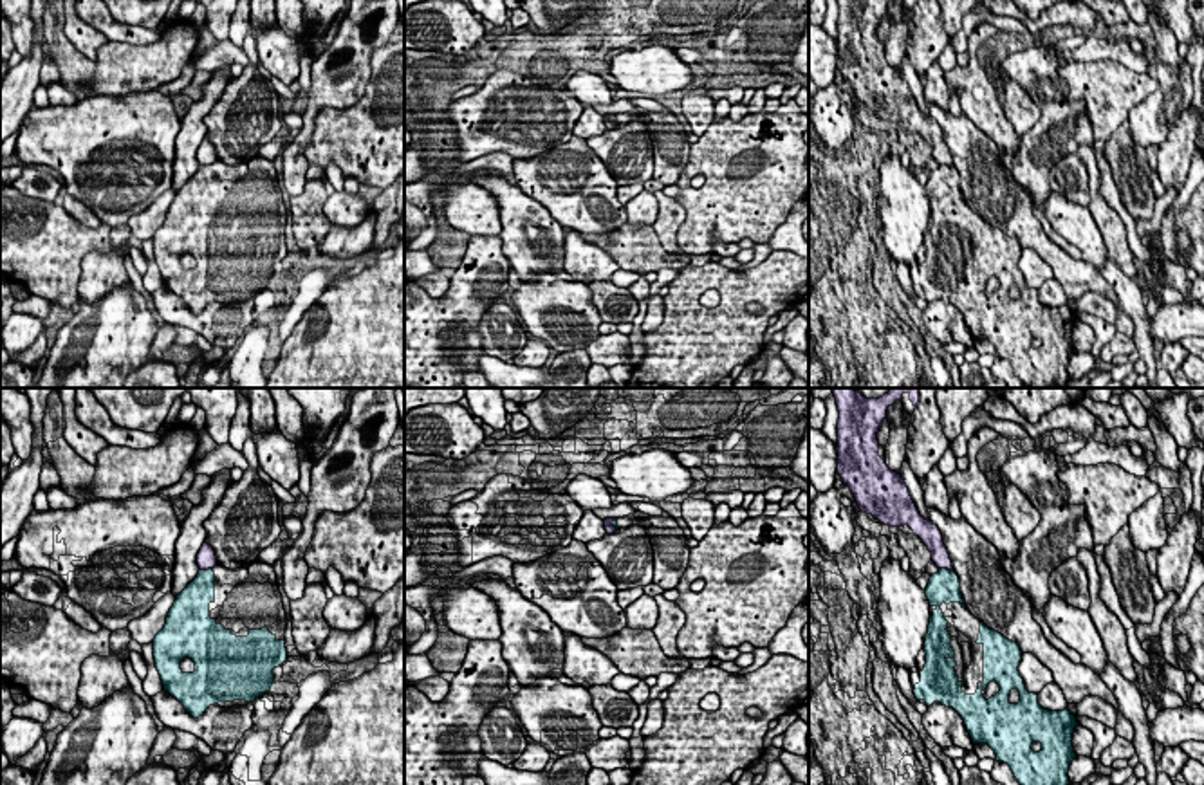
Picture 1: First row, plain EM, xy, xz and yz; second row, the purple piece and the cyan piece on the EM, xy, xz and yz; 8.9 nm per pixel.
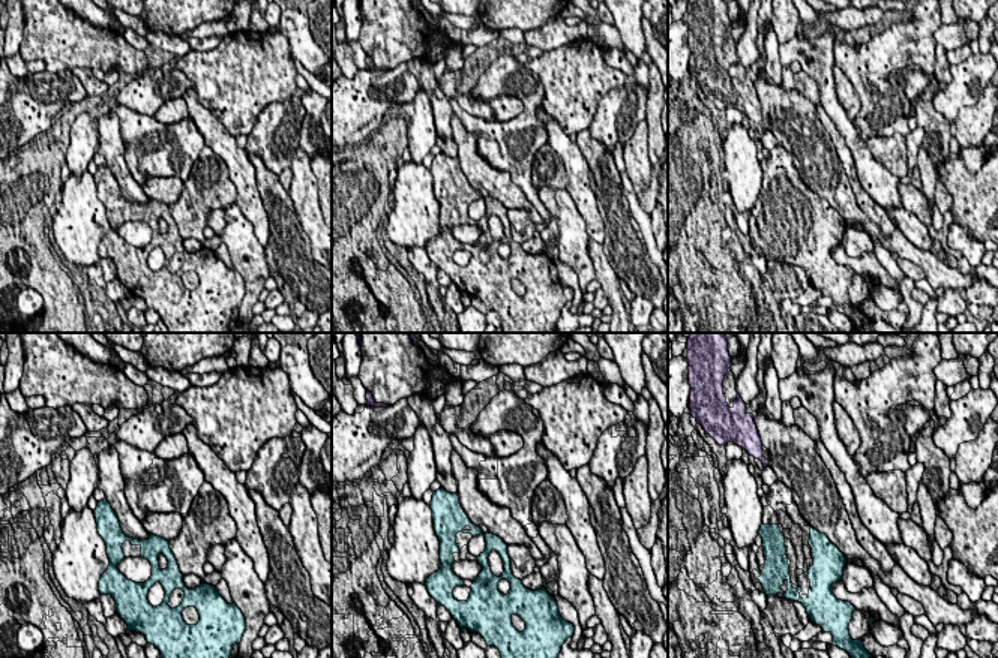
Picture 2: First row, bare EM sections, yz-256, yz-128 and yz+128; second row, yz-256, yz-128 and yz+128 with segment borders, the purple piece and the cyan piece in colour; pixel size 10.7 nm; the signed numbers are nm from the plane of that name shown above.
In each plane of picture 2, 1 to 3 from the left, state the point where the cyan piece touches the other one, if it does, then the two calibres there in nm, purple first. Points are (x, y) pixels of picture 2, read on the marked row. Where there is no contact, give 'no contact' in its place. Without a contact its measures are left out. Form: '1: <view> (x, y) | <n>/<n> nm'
1: no contact
2: no contact
3: no contact

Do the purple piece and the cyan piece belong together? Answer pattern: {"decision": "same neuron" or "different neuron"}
{"decision": "different neuron"}

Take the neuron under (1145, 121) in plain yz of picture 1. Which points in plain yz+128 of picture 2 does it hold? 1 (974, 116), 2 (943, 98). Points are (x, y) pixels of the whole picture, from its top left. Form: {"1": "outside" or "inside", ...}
{"1": "outside", "2": "inside"}

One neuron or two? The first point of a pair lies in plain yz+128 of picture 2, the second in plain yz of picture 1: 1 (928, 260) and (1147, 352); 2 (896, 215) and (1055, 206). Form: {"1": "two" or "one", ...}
{"1": "two", "2": "two"}

